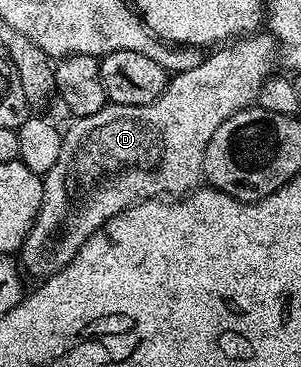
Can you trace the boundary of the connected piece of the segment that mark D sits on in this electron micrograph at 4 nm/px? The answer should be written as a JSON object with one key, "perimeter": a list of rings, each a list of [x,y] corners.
{"perimeter":[[[264,30],[247,38],[237,39],[221,47],[213,56],[205,55],[194,70],[177,72],[169,79],[166,90],[154,102],[142,106],[105,104],[98,114],[82,116],[71,121],[68,132],[63,133],[62,150],[58,162],[42,177],[44,193],[42,206],[36,215],[36,224],[26,234],[18,253],[18,264],[25,273],[36,278],[47,278],[62,270],[82,250],[84,243],[110,218],[144,200],[167,197],[180,198],[191,193],[201,183],[204,155],[214,130],[234,113],[257,103],[260,88],[273,75],[272,63],[278,60],[278,41]]]}

